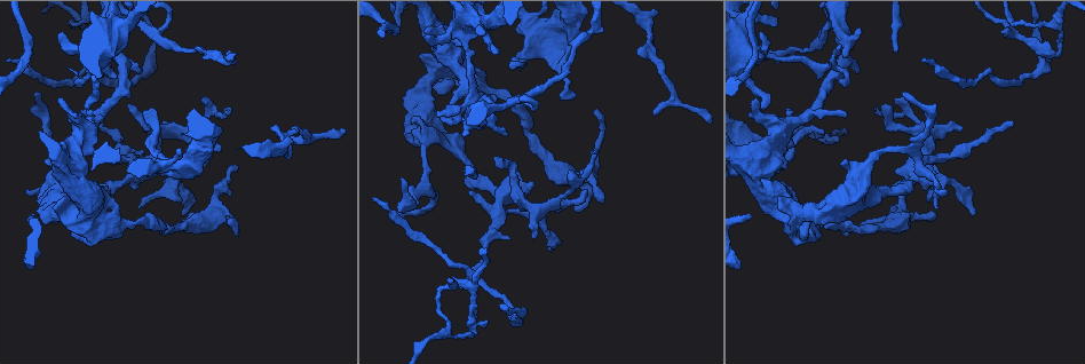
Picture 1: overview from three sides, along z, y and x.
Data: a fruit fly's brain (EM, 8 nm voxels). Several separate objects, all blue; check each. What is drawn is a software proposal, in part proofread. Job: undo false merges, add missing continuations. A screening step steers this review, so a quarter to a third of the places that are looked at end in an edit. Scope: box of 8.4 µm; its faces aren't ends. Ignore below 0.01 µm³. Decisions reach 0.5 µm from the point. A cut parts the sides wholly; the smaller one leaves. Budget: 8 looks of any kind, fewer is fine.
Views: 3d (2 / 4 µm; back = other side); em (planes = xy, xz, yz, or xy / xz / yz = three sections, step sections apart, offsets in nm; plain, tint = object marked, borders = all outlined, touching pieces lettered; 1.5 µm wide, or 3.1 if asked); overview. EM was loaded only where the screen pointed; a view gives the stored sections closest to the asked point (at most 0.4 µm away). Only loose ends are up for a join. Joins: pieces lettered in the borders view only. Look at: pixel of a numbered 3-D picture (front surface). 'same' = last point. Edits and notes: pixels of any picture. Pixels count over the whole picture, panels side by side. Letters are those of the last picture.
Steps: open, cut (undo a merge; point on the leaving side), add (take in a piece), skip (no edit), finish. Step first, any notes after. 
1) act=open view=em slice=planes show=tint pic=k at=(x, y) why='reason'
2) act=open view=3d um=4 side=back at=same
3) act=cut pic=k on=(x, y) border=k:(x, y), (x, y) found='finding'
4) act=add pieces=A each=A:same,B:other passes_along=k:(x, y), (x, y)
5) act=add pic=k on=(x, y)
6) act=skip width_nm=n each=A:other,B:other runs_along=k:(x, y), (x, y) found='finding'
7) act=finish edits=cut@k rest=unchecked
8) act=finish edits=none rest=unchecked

act=open view=em slice=planes show=borders pic=1 at=(53, 208) why='free end'

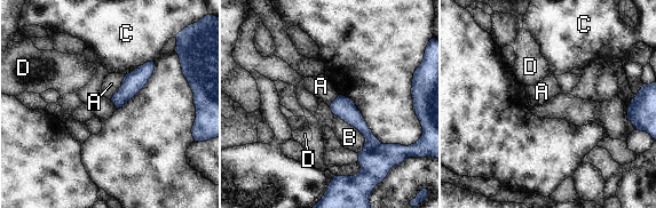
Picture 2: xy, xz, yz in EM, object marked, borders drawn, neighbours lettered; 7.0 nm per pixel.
act=skip each=A:other,B:other,C:other,D:other runs_along=2:(340, 98), (369, 136), (361, 159) found='none of them fits'

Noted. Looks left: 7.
act=open view=em slice=xy step=4 show=tint pic=1 at=(960, 125) why='branch stops here'

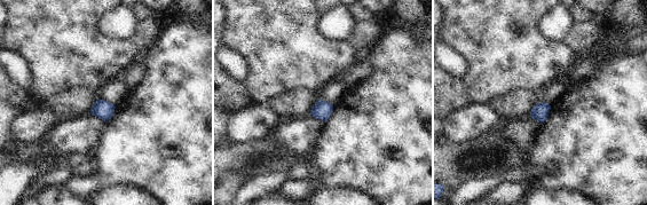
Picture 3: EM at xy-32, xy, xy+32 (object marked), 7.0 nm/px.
act=open view=em slice=planes show=borders at=same why='cut it another way'

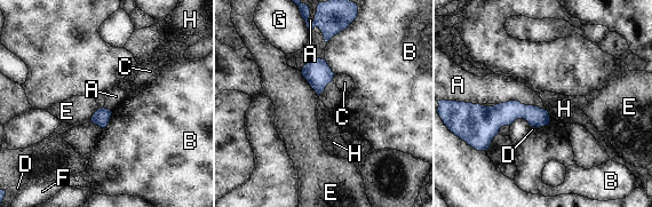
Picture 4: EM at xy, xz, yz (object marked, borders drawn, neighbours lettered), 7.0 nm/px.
act=skip longest_contact=A:340nm each=A:other,B:other,C:other,D:other,E:other,F:other,G:other,H:other border=4:(543, 108), (550, 119) found='none of them fits'

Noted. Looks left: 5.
act=open view=em slice=planes show=borders pic=1 at=(653, 114) why='an open end'

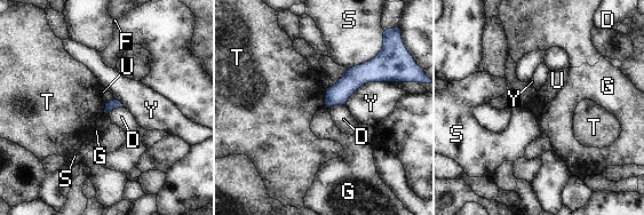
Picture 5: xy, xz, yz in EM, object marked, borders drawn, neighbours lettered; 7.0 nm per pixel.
act=skip longest_contact=Y:360nm each=D:other,F:other,G:other,S:other,T:other,U:other,Y:other found='none of them fits'

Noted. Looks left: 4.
act=finish edits=none rest=unchecked

